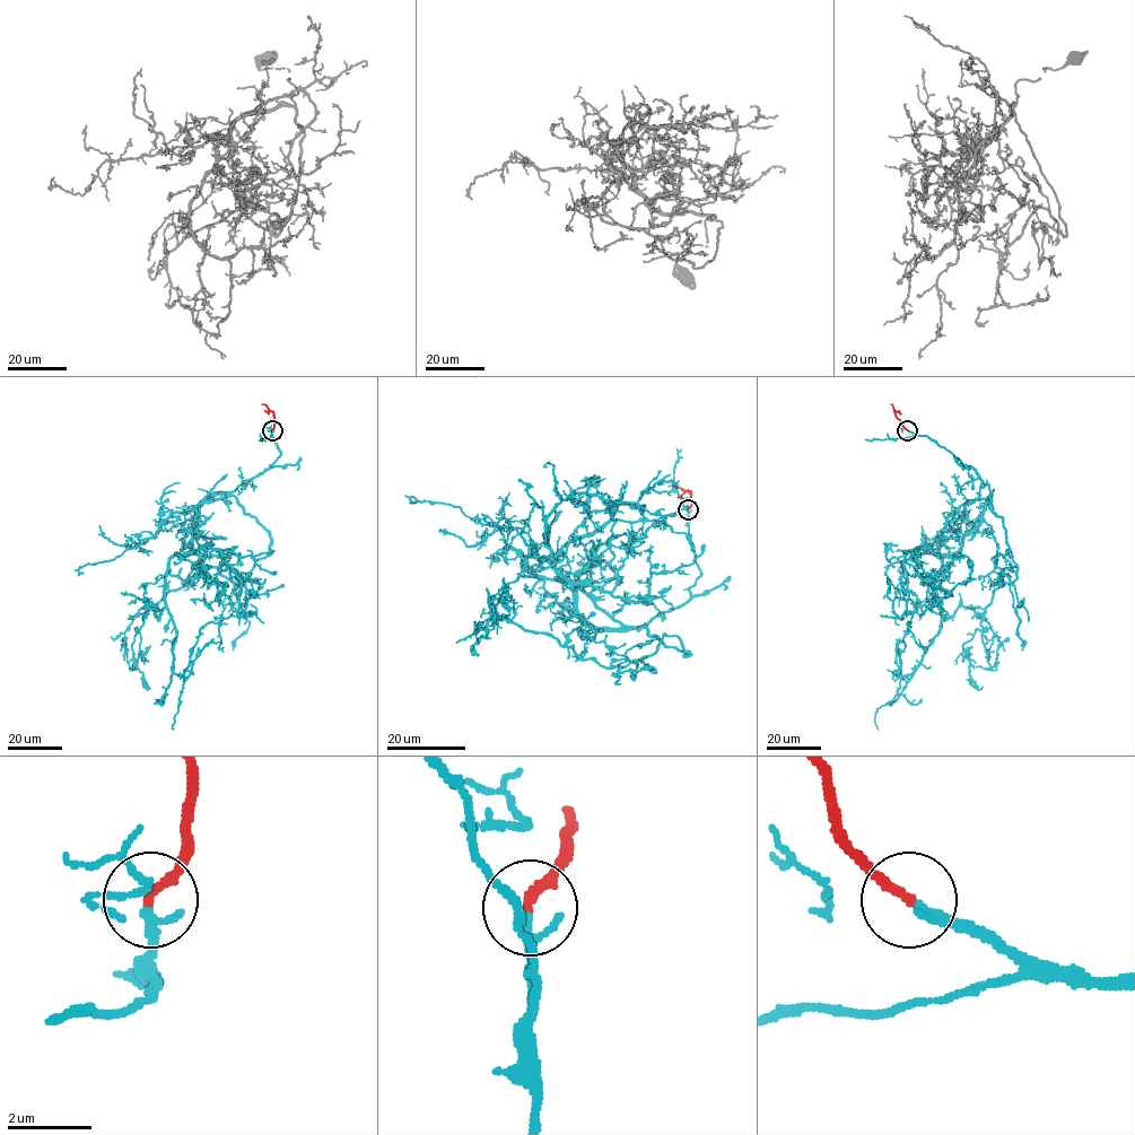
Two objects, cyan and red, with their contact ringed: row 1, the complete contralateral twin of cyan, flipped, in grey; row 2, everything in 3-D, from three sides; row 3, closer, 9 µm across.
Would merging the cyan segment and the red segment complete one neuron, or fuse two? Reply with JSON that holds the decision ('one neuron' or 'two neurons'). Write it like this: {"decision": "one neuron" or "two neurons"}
{"decision": "one neuron"}

